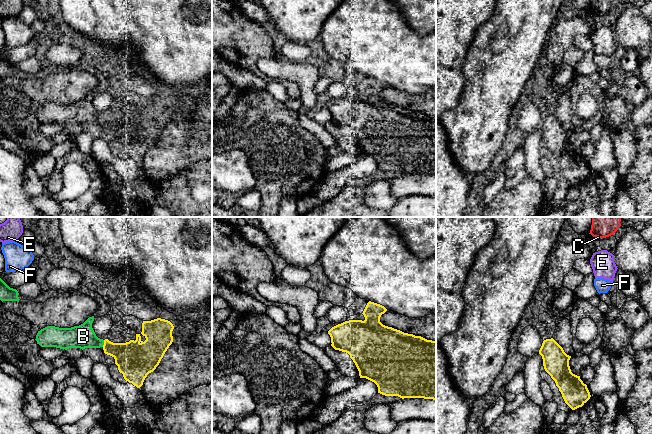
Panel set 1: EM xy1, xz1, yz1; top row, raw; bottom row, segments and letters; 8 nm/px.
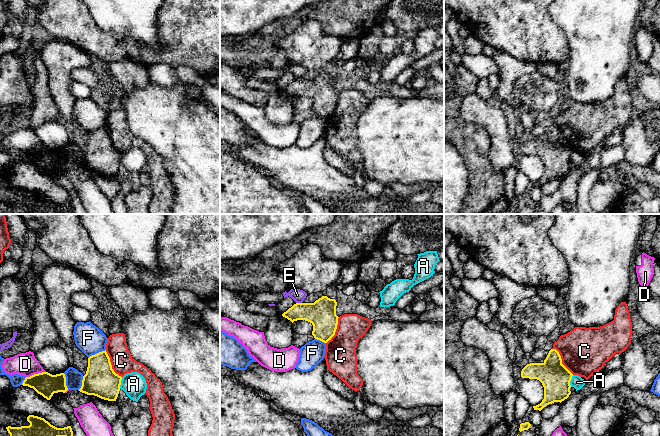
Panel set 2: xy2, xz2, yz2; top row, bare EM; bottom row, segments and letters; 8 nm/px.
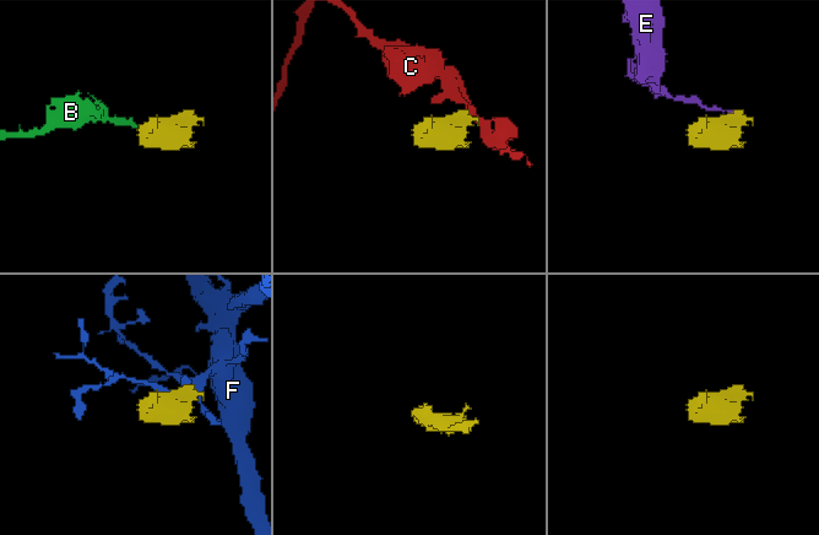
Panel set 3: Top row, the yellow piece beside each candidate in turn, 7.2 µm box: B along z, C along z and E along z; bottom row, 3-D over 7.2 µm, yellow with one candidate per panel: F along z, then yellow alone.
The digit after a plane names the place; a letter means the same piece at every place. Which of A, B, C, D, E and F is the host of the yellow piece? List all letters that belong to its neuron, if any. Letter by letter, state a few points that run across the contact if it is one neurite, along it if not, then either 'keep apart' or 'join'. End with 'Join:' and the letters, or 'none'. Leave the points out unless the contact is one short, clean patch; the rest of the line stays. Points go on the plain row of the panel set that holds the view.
A: line xy2 (122, 153), (119, 164); keep apart
B: line xy1 (131, 133), (111, 125), (104, 119), (97, 119), (83, 112); join
C: line xy2 (105, 126), (111, 144), (121, 153); keep apart
D: keep apart
E: line xz2 (296, 78), (301, 79); keep apart
F: keep apart
Join: B

